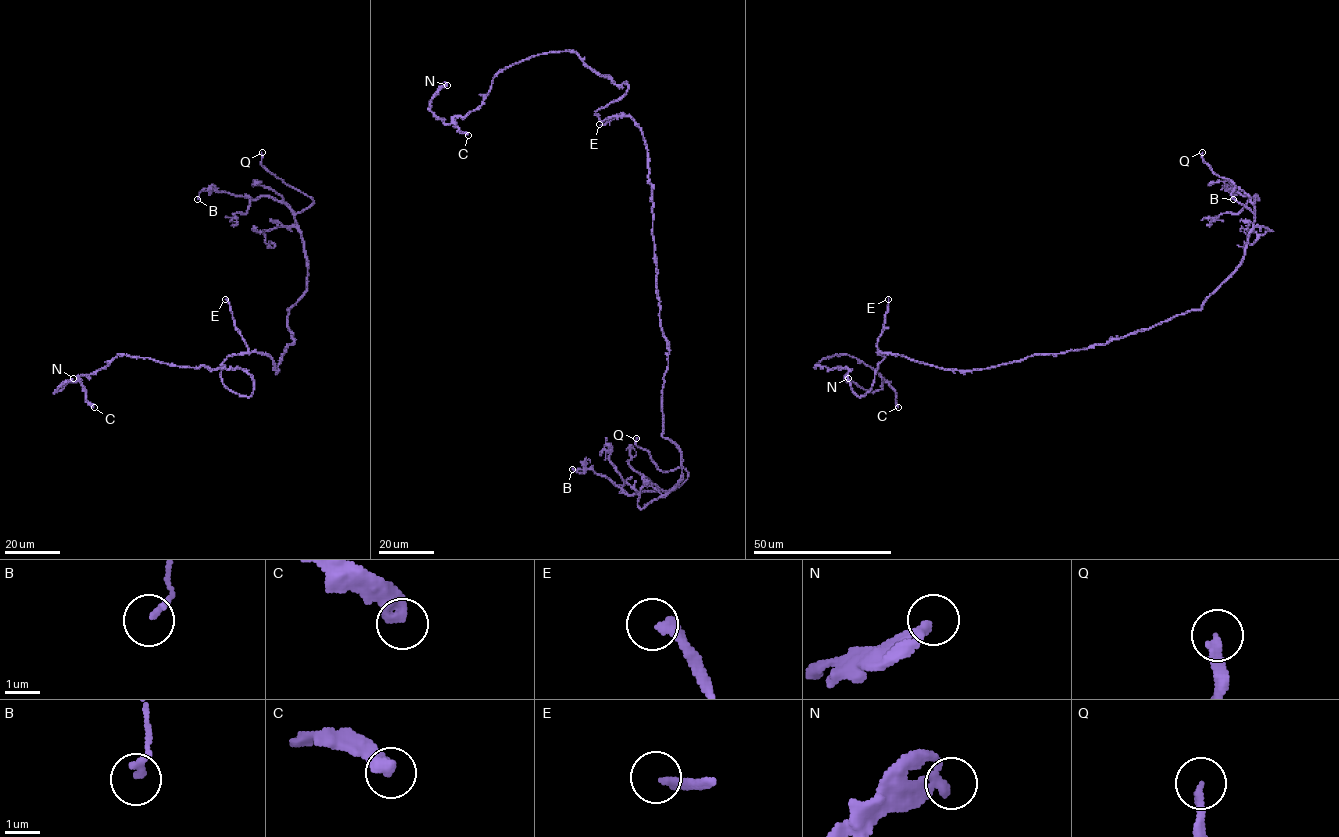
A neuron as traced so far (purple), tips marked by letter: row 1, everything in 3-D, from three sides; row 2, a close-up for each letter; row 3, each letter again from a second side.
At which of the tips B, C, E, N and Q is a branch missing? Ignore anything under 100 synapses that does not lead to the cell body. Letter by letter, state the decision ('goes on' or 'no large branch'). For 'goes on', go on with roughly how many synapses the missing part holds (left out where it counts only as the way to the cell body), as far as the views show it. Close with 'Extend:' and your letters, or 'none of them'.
B: no large branch
C: no large branch
E: goes on | 180 syn
N: no large branch
Q: goes on
Extend: E, Q

